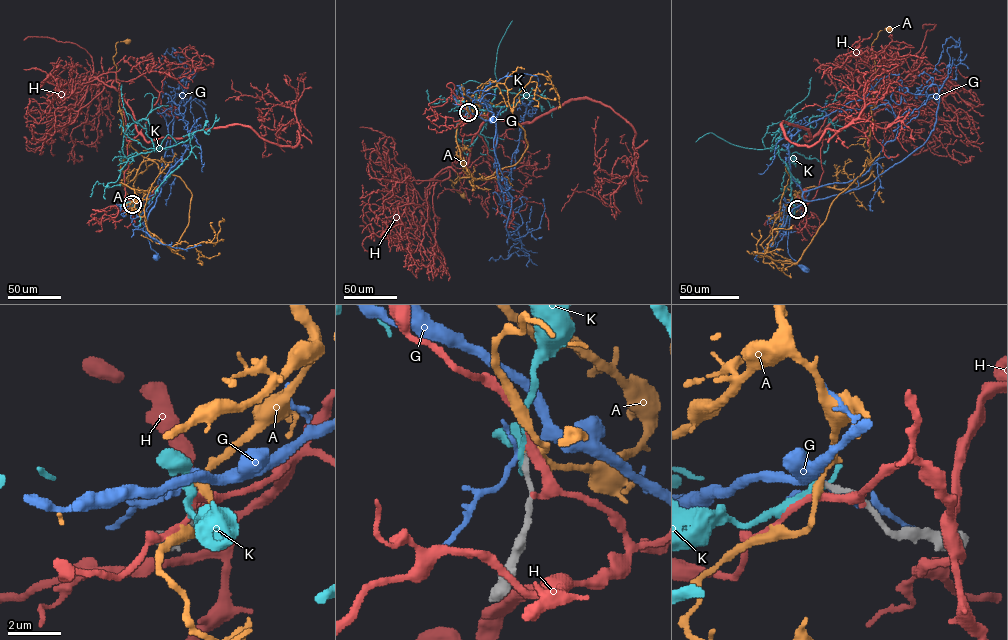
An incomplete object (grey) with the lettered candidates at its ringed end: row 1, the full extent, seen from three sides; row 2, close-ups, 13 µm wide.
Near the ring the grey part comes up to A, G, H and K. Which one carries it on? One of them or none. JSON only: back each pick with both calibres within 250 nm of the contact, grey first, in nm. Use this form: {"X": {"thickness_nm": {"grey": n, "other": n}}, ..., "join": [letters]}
{"join": []}

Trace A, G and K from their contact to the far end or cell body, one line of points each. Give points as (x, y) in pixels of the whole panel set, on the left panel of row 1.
A: (131, 204), (135, 192), (120, 183), (134, 177), (143, 157), (125, 135), (113, 59), (116, 43), (128, 41)
G: (131, 204), (145, 198), (156, 188), (161, 189), (145, 227), (150, 247), (157, 254), (155, 257)
K: (131, 204), (154, 196), (189, 155), (190, 139), (130, 157), (116, 181), (97, 181), (90, 196)

